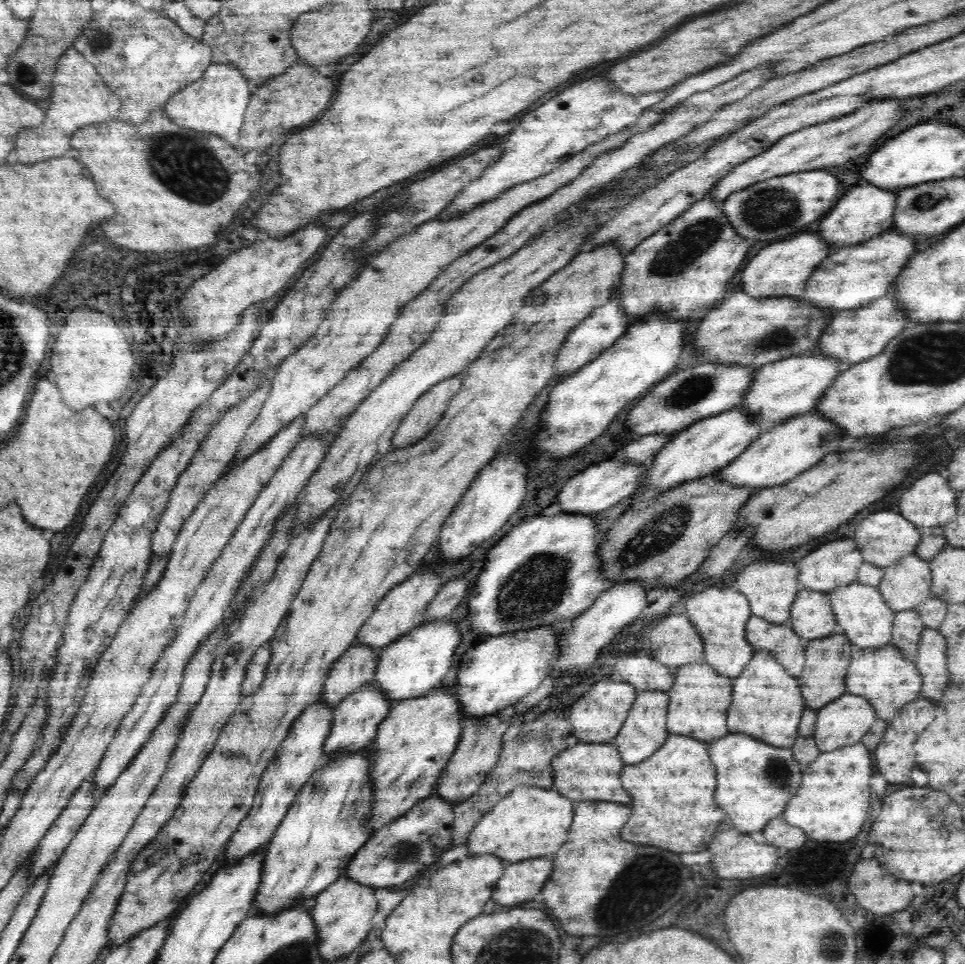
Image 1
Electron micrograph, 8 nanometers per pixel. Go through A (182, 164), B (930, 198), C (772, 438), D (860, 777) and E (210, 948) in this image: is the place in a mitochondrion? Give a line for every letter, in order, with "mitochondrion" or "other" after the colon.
A: mitochondrion
B: mitochondrion
C: other
D: other
E: other

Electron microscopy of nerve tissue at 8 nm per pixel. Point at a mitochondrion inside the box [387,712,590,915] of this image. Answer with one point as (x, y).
(410, 784)

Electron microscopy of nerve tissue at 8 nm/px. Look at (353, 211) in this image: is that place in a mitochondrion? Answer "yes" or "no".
no

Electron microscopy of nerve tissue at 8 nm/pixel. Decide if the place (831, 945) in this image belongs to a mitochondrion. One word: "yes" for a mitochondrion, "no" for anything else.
yes

